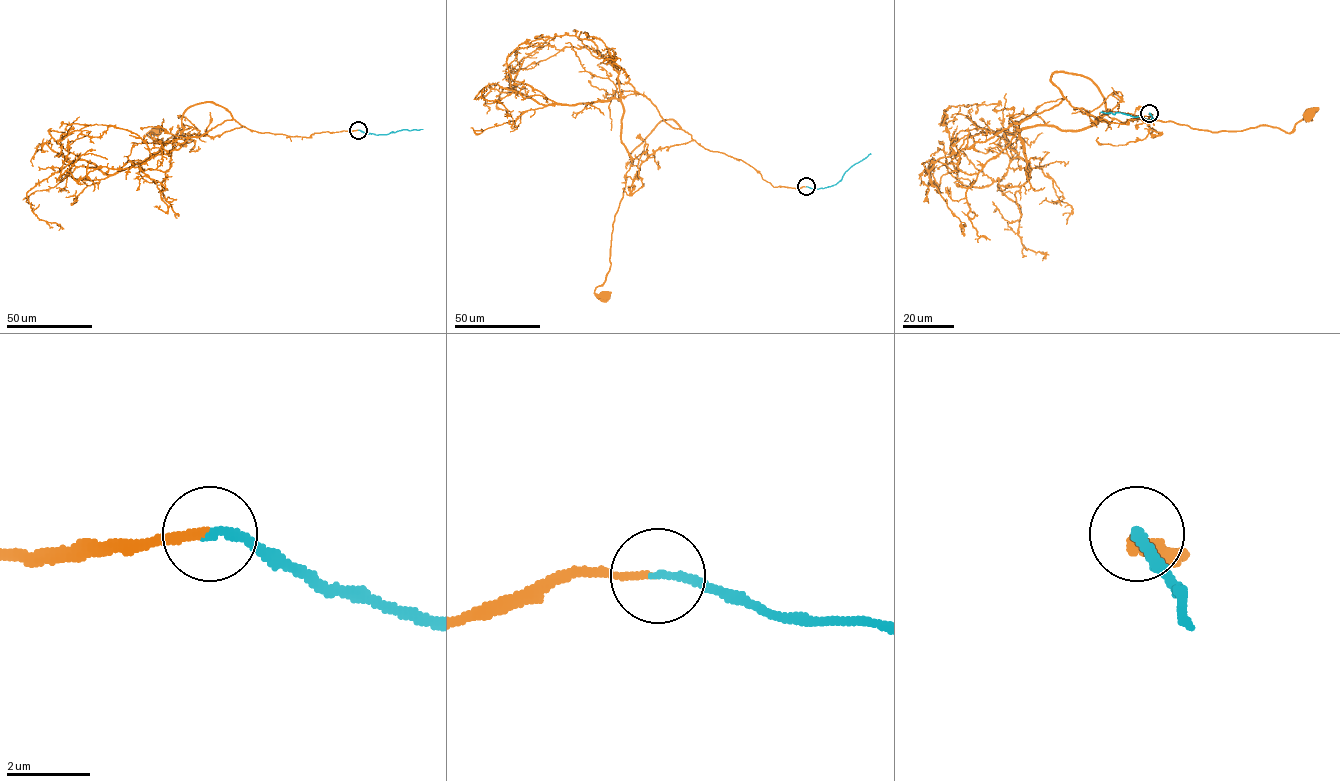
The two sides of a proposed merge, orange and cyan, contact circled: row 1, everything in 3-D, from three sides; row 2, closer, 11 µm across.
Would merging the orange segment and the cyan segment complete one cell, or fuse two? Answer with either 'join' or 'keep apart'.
join

